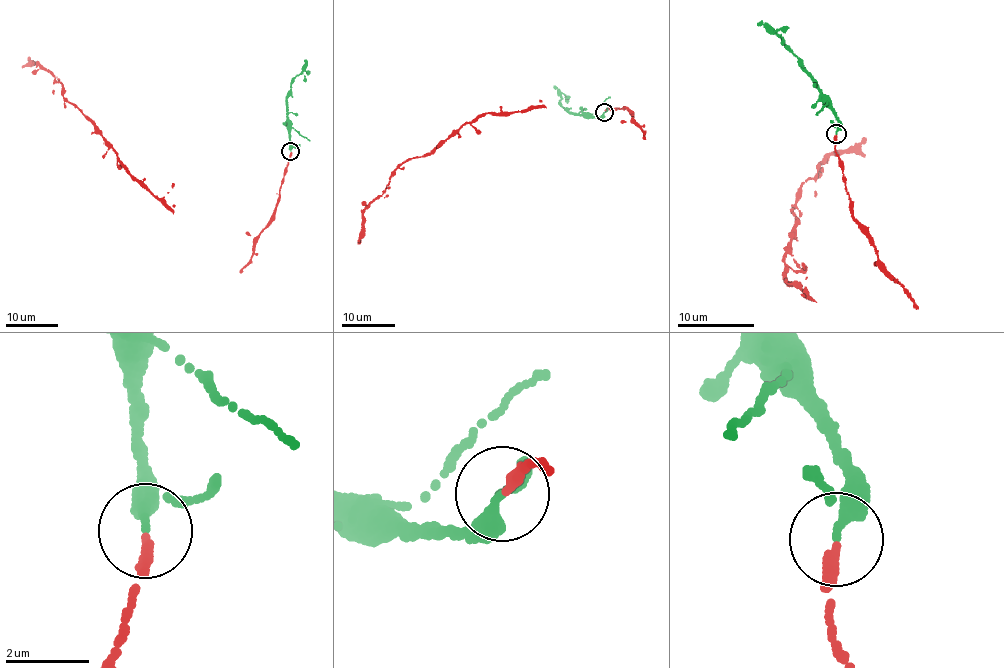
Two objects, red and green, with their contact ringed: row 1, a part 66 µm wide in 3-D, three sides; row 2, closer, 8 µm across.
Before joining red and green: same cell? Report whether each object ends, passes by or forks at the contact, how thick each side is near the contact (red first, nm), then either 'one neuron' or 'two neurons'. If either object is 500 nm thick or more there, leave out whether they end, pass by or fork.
red ends there; green passes by; 280 nm thick on the red side, 180 nm on the other; one neuron

